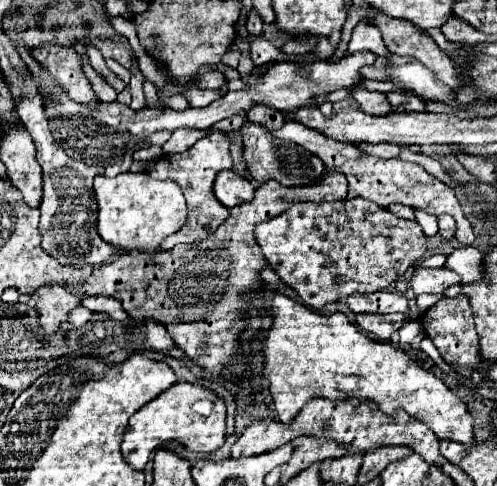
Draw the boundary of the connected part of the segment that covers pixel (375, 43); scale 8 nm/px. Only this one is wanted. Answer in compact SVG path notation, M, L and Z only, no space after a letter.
M360 20L358 26L352 32L352 38L348 42L348 50L346 54L354 54L354 52L374 52L378 56L386 54L386 46L382 44L382 36L378 32L378 28L366 20Z

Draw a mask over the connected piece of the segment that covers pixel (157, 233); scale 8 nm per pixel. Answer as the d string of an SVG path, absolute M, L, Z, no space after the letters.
M124 172L116 178L96 176L94 194L98 200L98 234L124 250L144 250L152 254L164 236L178 232L186 222L186 202L182 190L172 180L154 180L148 172Z

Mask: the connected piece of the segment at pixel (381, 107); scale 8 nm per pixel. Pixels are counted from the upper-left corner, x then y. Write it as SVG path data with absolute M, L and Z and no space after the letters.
M356 88L356 90L352 92L352 98L360 104L362 112L366 112L366 114L386 116L386 112L392 112L392 106L390 106L386 94L380 94L380 92L368 92L368 90Z

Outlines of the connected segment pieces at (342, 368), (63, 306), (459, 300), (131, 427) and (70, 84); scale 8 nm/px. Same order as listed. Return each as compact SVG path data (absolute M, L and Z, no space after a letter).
M274 292L272 296L272 328L262 338L262 354L264 354L264 372L262 376L270 384L270 394L278 412L278 418L288 424L298 410L314 396L330 398L330 400L346 400L346 398L362 398L376 402L382 412L388 416L400 406L412 418L424 422L440 440L456 440L462 444L472 444L472 416L466 410L466 404L434 374L422 370L404 350L392 346L390 342L376 342L368 338L362 330L358 330L342 312L334 312L330 316L312 312L308 306L294 302L292 298Z
M54 282L42 286L38 294L40 294L40 302L36 304L40 312L38 324L44 328L46 334L54 334L60 330L60 322L64 322L68 312L78 304L78 298Z
M458 294L456 298L442 298L438 304L428 308L420 316L420 324L424 326L426 336L434 342L434 346L438 348L438 352L446 364L450 364L454 368L470 368L472 372L478 370L478 364L480 364L478 334L474 330L474 318L472 318L472 308L470 308L468 296Z
M176 382L166 392L144 404L128 422L122 454L132 468L142 470L150 456L168 440L178 440L192 452L210 454L220 448L226 440L226 404L210 388L196 386L190 382Z
M42 44L32 50L32 56L58 80L72 100L82 104L94 104L98 100L80 68L80 56L72 46Z

